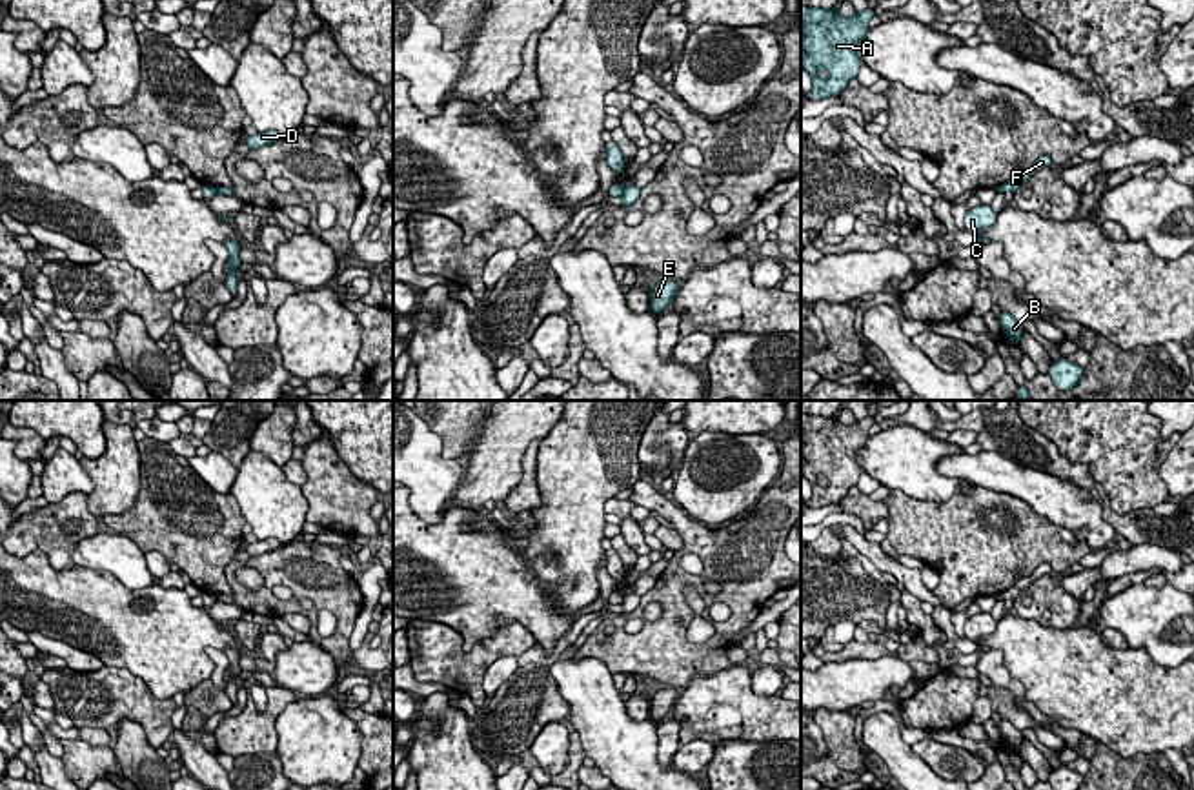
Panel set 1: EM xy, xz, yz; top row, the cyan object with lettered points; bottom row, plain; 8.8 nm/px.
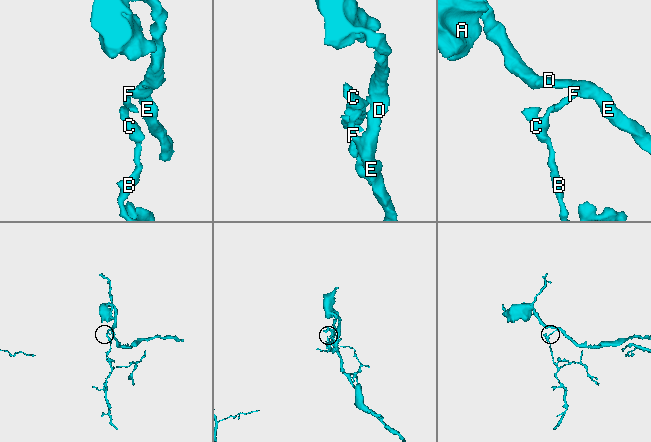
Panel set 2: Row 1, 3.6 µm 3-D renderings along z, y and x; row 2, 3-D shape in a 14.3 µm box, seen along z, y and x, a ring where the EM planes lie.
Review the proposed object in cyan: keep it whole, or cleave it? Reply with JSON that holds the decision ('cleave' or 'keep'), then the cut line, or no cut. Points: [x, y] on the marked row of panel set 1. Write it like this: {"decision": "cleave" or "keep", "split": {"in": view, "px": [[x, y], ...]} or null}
{"decision": "cleave", "split": {"in": "xz", "px": [[625, 188], [621, 195]]}}

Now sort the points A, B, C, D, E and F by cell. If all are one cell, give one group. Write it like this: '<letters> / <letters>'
A D E F / B C

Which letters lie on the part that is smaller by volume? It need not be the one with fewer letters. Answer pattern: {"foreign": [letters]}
{"foreign": ["B", "C"]}

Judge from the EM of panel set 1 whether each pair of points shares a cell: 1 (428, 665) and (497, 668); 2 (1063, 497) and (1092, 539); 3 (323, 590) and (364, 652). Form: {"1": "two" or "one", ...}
{"1": "two", "2": "one", "3": "two"}

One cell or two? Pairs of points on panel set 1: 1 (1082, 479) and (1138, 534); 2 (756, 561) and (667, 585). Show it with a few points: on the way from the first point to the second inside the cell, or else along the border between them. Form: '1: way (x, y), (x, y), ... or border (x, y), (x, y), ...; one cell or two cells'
1: way (1098, 494), (1105, 503), (1105, 510), (1122, 525); one cell
2: way (734, 561), (721, 561), (698, 579), (688, 579); one cell

